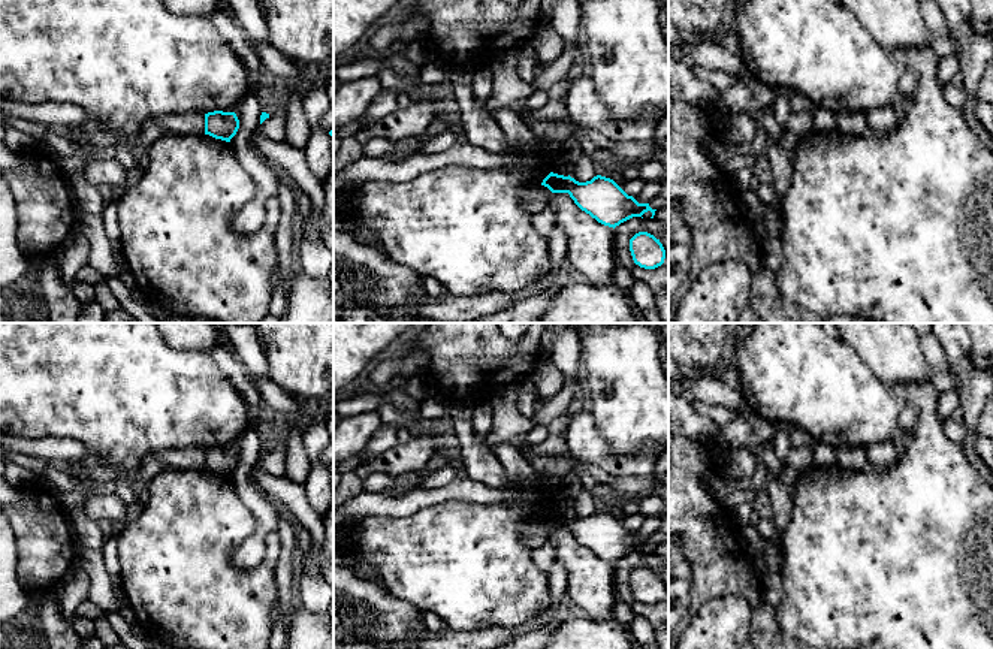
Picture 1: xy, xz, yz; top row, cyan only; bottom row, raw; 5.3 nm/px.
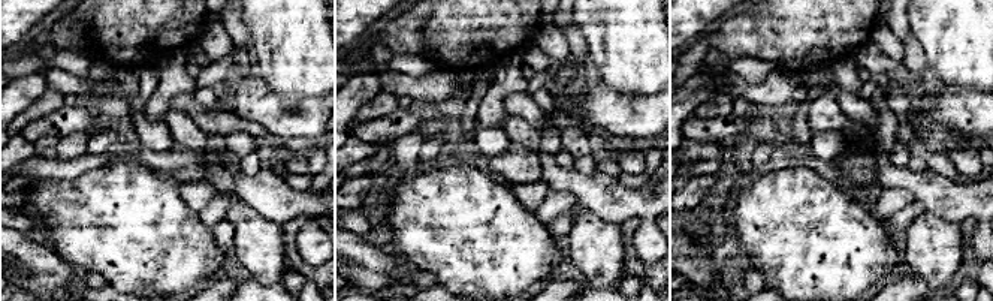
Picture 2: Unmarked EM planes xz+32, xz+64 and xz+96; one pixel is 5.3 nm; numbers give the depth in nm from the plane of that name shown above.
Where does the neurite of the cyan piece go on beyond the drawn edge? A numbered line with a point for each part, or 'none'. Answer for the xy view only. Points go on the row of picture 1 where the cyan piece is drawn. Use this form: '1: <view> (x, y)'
none

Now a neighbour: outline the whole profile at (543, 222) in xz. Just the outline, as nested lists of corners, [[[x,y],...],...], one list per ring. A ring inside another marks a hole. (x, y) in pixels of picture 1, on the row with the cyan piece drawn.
[[[547,205],[543,211],[531,215],[532,227],[543,236],[549,238],[553,232],[555,226],[555,212],[550,205]]]

